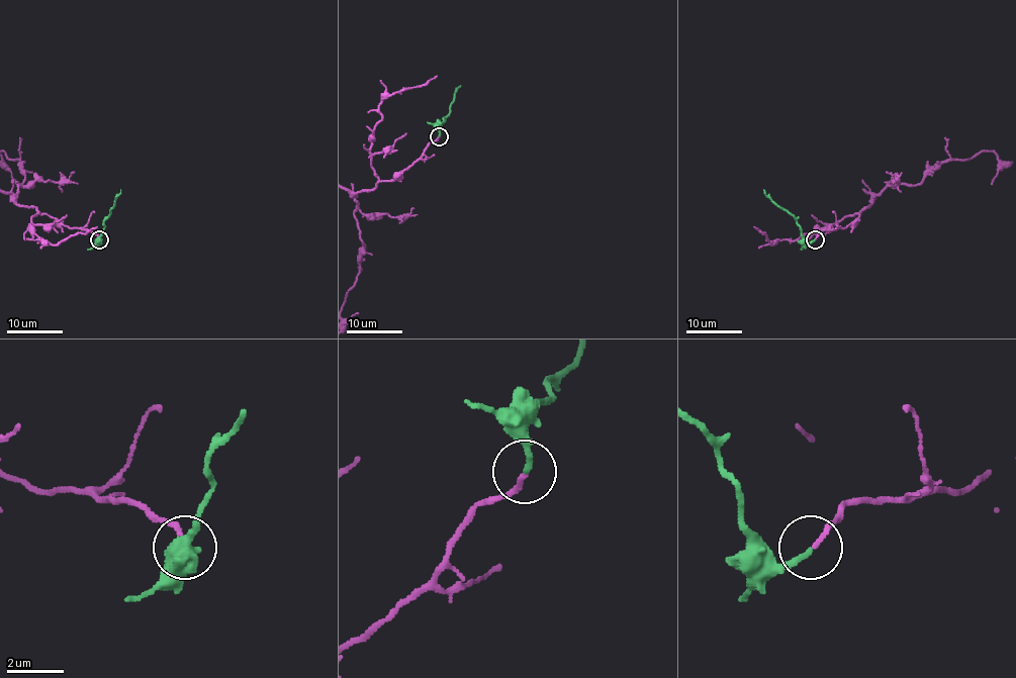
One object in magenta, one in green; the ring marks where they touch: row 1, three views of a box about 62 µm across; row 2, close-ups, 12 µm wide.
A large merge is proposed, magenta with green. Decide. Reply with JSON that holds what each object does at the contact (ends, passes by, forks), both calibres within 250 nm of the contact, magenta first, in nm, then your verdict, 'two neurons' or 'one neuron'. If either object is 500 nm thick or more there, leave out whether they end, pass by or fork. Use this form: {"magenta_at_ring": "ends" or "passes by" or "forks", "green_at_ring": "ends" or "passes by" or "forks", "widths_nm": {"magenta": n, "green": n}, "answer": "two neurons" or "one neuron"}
{"magenta_at_ring": "ends", "green_at_ring": "ends", "widths_nm": {"magenta": 180, "green": 200}, "answer": "one neuron"}

